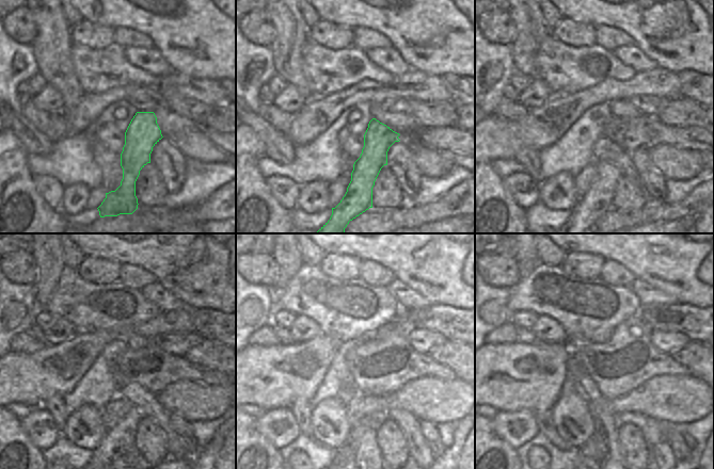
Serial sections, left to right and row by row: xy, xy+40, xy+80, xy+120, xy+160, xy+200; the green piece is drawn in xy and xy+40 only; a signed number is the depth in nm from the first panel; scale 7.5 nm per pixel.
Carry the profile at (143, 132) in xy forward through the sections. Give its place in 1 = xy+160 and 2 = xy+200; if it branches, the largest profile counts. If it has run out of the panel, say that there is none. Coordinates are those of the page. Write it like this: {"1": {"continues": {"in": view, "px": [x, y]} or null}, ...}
{"1": {"continues": {"in": "xy+160", "px": [359, 439]}}, "2": {"continues": {"in": "xy+200", "px": [606, 441]}}}

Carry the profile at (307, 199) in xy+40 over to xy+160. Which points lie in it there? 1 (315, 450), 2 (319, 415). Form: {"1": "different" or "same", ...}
{"1": "different", "2": "same"}

